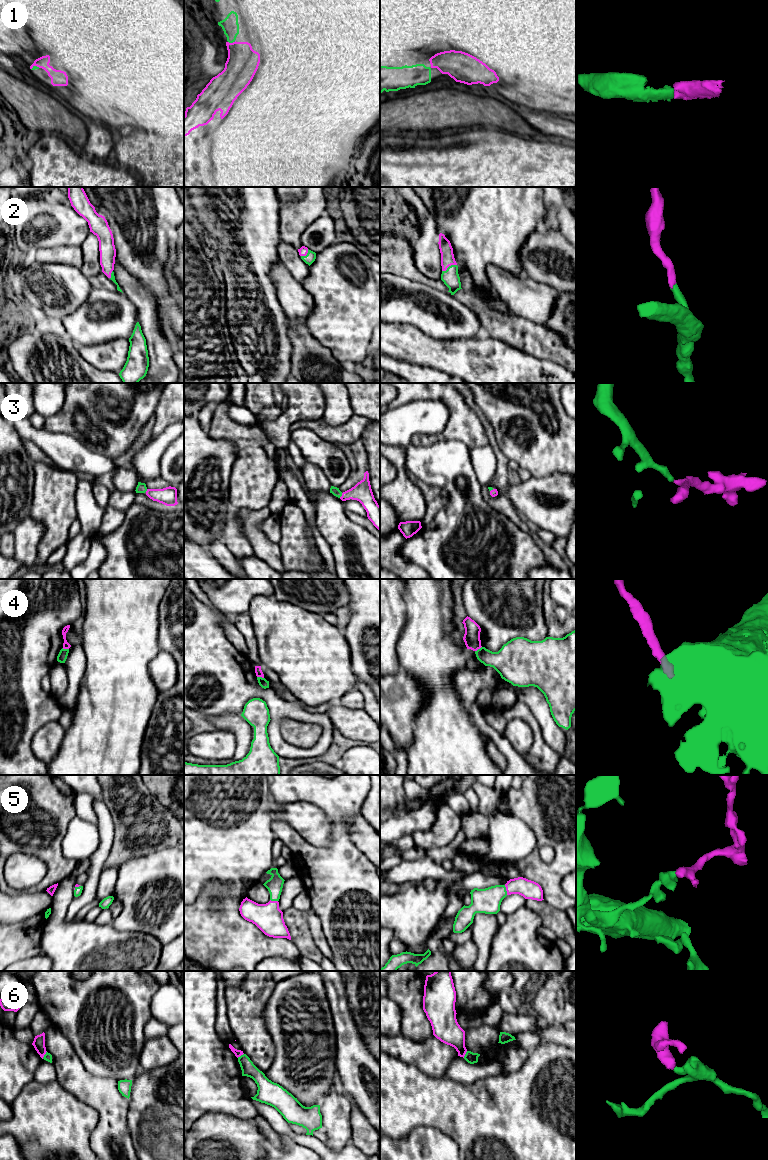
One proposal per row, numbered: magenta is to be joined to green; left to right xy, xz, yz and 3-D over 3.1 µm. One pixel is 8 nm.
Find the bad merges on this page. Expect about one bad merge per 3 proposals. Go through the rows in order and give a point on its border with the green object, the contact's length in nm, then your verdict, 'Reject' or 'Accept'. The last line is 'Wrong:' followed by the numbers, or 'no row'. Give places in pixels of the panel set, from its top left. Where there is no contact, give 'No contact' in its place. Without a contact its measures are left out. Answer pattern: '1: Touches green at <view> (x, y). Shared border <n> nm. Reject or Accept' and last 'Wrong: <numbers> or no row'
1: Touches green at xz (231, 42). Shared border 60 nm. Accept
2: Touches green at yz (449, 266). Shared border 130 nm. Accept
3: Touches green at xz (341, 495). Shared border 50 nm. Accept
4: Touches green at xz (260, 677). Shared border 60 nm. Reject
5: Touches green at yz (505, 890). Shared border 80 nm. Accept
6: Touches green at xy (44, 1055). Shared border 70 nm. Reject
Wrong: 4, 6

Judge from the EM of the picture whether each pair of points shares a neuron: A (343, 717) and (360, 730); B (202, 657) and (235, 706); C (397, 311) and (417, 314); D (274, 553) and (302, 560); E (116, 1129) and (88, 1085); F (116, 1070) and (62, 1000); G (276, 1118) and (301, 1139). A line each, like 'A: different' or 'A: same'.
A: same
B: same
C: same
D: different
E: same
F: same
G: same

